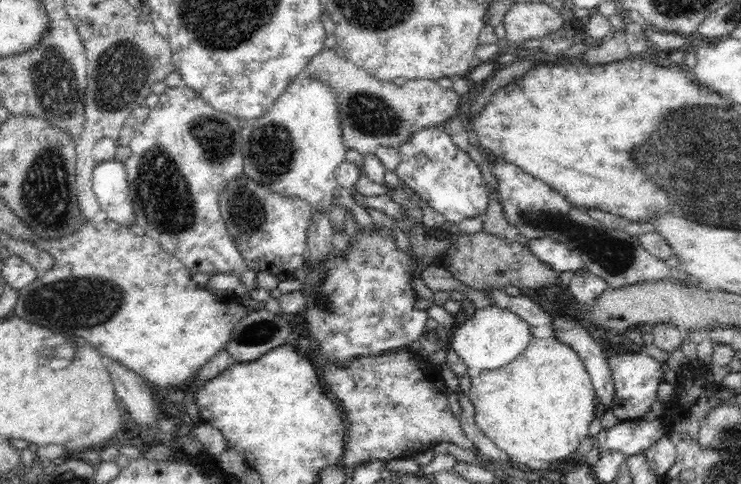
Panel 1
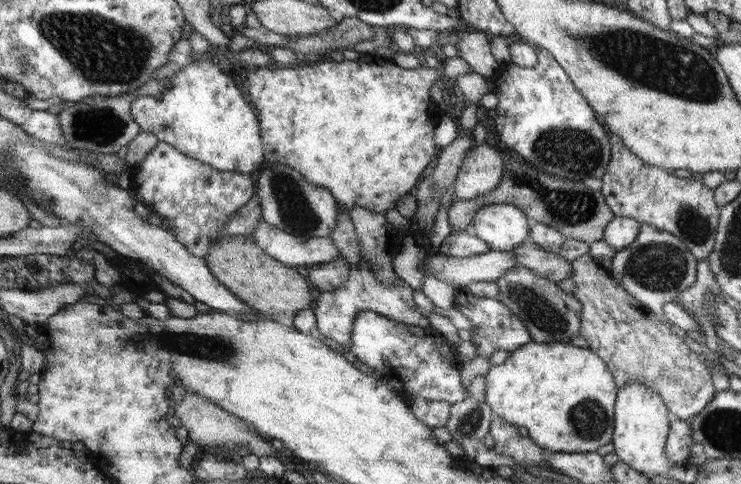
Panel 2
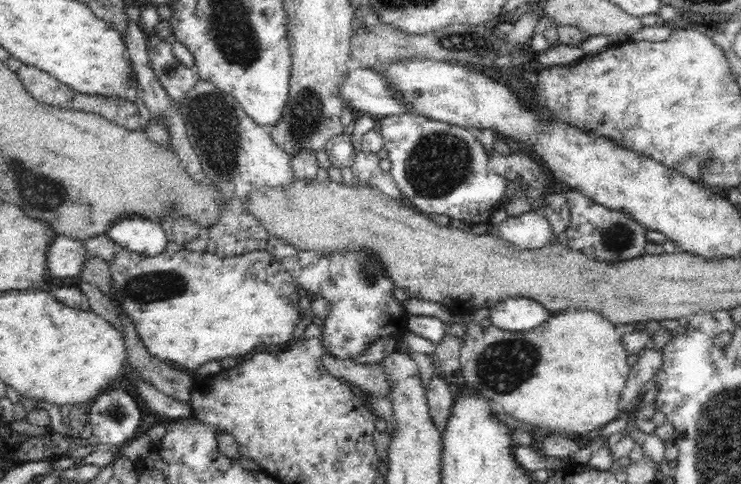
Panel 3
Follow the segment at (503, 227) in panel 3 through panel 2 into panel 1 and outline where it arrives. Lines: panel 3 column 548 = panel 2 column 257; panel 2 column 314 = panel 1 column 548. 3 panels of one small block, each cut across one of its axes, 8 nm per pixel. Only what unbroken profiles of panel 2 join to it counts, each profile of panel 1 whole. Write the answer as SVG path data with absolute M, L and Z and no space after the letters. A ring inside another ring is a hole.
M545 237L530 239L527 246L536 258L556 272L576 271L584 267L578 252L570 250L565 243Z

